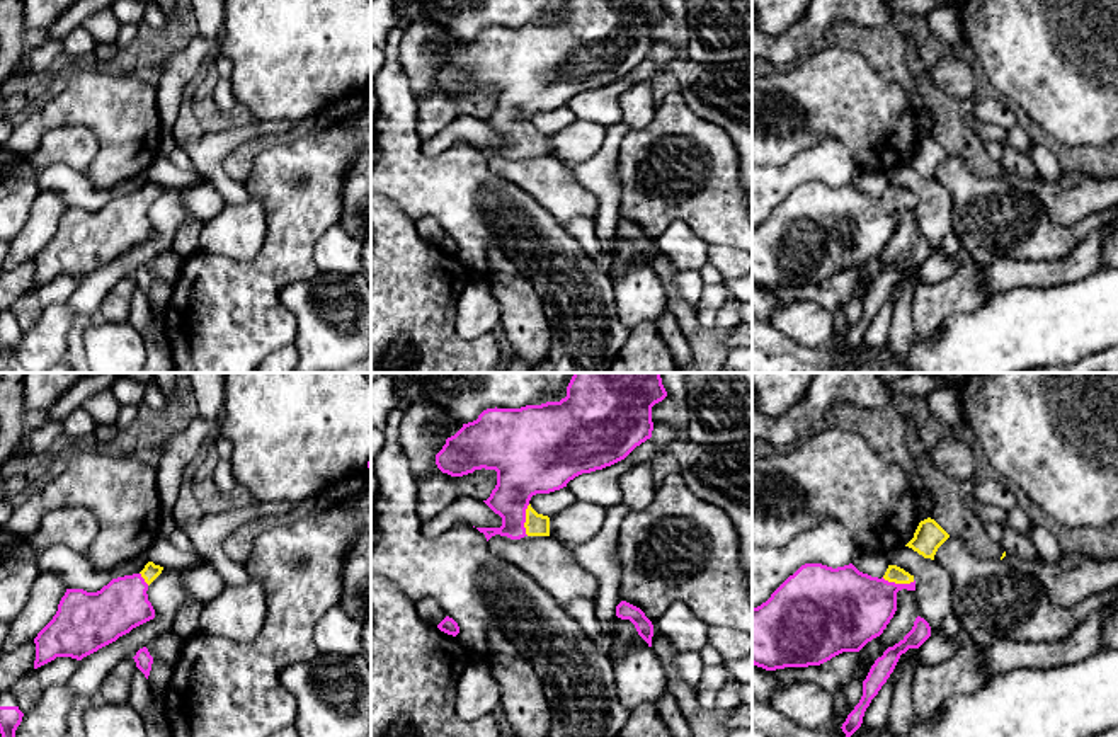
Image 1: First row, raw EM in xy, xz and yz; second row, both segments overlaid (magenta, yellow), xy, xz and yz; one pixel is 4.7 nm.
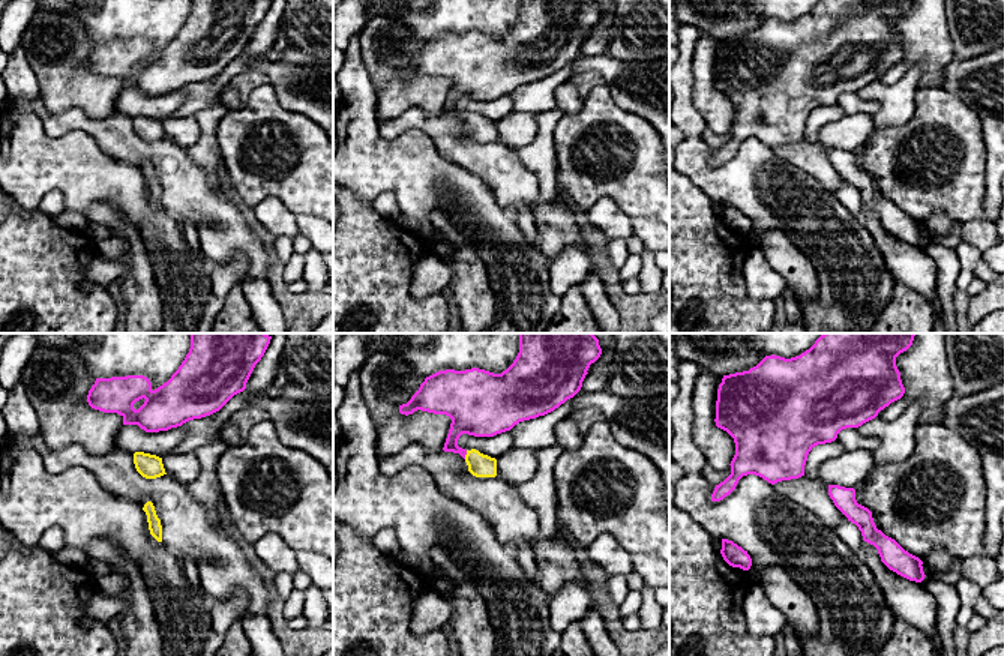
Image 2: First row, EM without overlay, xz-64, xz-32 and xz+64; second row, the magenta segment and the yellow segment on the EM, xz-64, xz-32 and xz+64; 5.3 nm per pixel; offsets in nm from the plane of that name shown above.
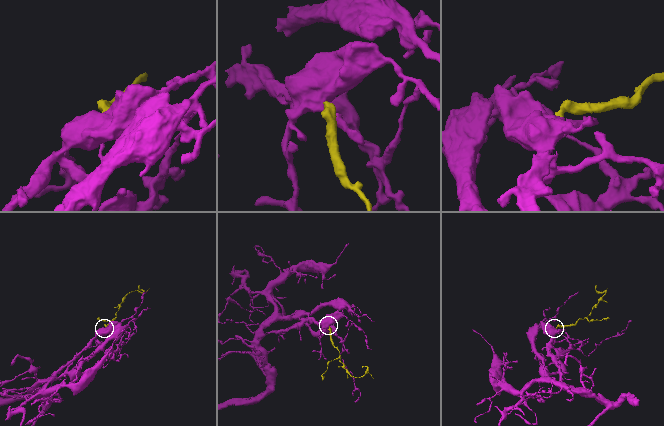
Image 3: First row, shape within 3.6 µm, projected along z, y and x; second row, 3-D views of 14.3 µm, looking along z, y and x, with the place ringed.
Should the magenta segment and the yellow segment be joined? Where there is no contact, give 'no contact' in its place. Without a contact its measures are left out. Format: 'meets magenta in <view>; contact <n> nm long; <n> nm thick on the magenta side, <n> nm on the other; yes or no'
meets magenta in xz; contact 150 nm long; 280 nm thick on the magenta side, 110 nm on the other; yes

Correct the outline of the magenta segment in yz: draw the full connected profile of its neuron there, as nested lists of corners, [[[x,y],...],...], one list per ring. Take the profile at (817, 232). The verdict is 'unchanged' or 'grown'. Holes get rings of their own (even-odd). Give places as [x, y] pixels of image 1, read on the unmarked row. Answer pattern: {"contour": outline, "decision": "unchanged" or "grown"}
{"contour": [[[805,182],[766,221],[752,226],[752,283],[766,289],[808,286],[820,284],[842,271],[859,271],[883,252],[897,230],[897,211],[902,208],[916,209],[916,199],[897,184],[888,184],[885,194],[878,197],[859,191],[853,182],[837,187]]], "decision": "grown"}

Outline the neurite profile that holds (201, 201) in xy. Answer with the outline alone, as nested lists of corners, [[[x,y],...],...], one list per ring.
[[[204,175],[201,184],[182,186],[182,203],[185,209],[184,220],[196,218],[202,223],[211,221],[226,206],[220,192]]]

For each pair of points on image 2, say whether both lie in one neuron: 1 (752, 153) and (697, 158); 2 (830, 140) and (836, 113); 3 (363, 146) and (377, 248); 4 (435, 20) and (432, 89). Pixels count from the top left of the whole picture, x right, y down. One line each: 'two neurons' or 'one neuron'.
1: one neuron
2: two neurons
3: two neurons
4: two neurons

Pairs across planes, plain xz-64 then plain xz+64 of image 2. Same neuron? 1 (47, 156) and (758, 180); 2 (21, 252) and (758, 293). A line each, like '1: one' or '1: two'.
1: one
2: two

